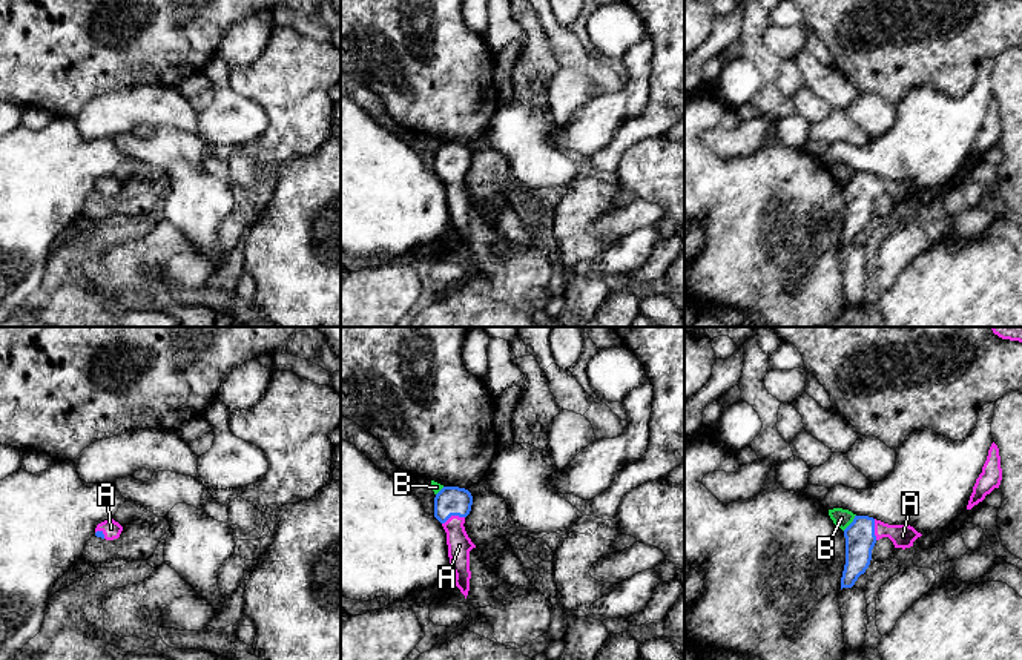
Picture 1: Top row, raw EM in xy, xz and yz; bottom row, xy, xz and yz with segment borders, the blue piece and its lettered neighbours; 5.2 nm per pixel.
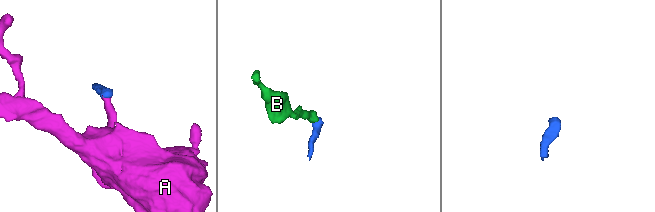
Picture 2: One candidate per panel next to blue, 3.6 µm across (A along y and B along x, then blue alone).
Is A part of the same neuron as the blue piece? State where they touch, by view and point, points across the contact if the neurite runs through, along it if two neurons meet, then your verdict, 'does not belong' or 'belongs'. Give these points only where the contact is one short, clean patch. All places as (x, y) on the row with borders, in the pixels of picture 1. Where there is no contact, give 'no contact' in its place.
contact xz (453, 514); way xz (451, 501), (453, 514), (453, 527), (459, 545); belongs

